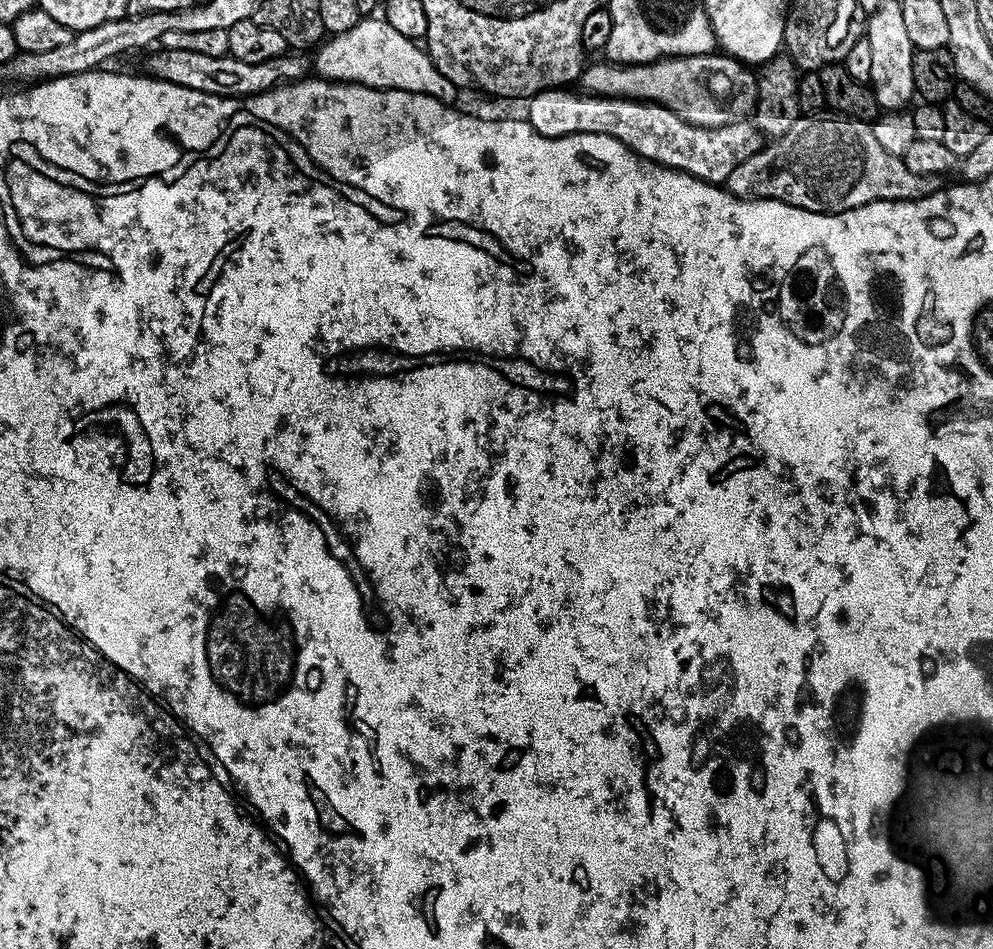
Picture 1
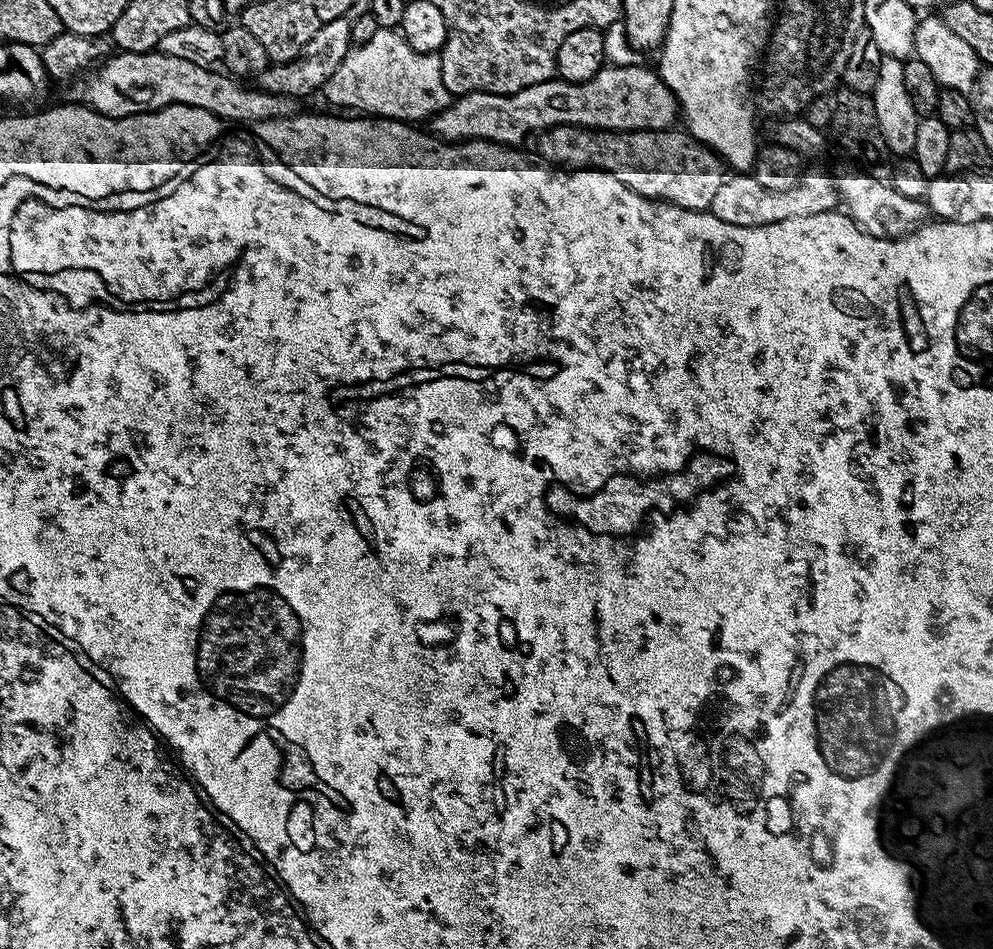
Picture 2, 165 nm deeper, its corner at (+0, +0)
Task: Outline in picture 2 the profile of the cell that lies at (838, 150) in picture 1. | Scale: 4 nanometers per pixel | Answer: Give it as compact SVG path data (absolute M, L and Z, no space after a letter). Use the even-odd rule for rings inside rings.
M805 171L794 187L781 192L766 190L766 186L762 186L762 182L758 182L755 175L732 174L724 179L722 186L718 186L710 210L718 218L722 218L722 222L730 222L734 226L766 226L782 222L786 218L806 218L810 214L830 212L837 204L835 179L824 172Z

